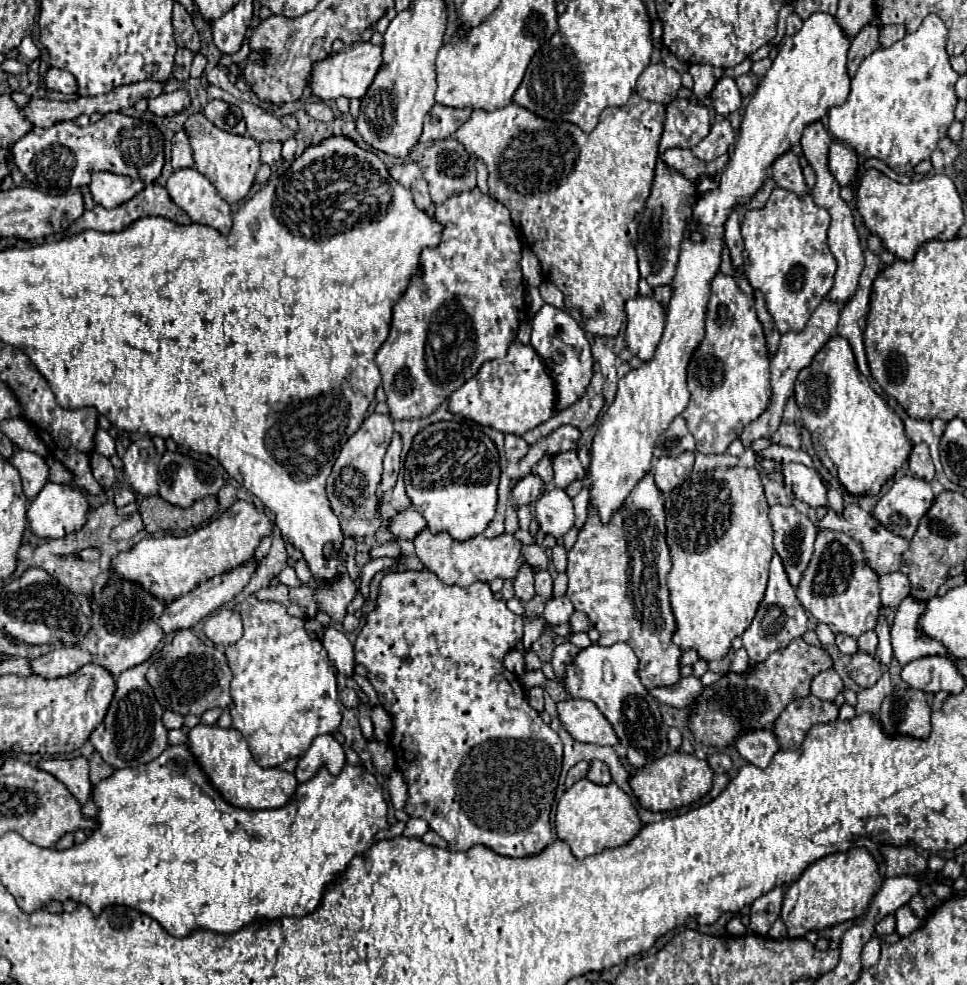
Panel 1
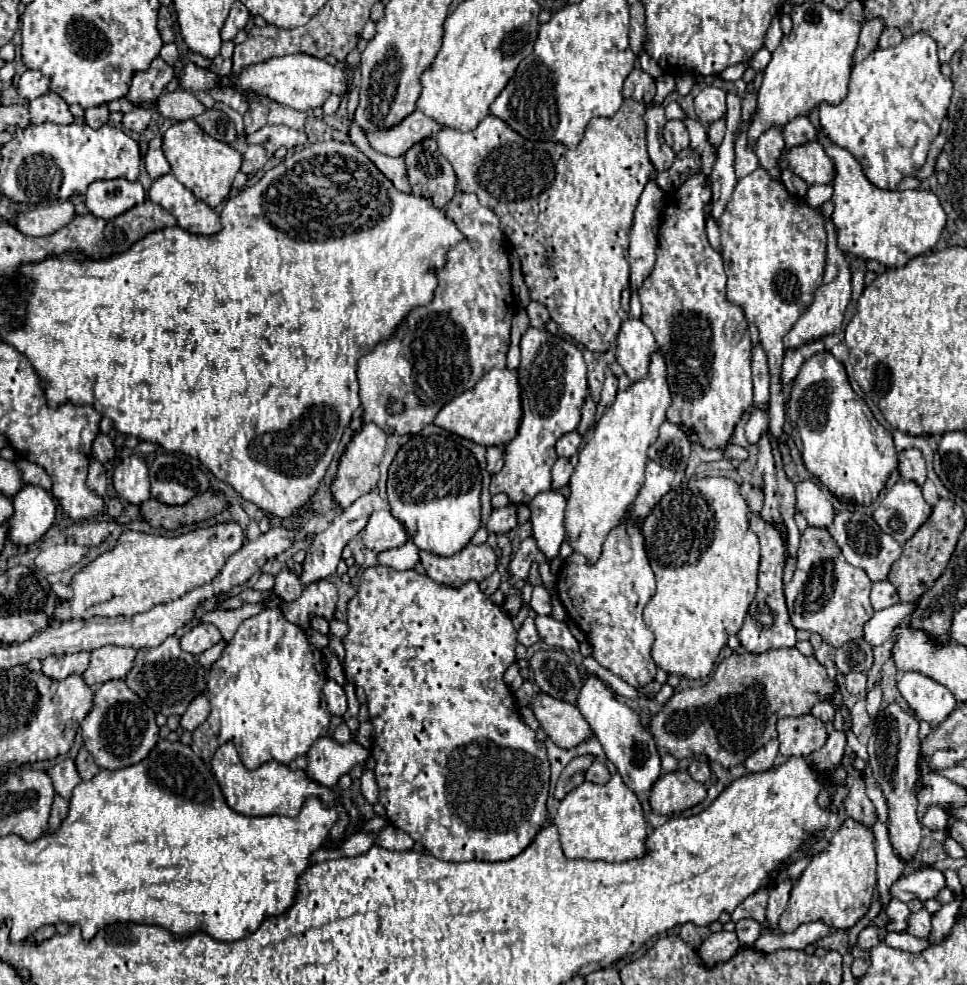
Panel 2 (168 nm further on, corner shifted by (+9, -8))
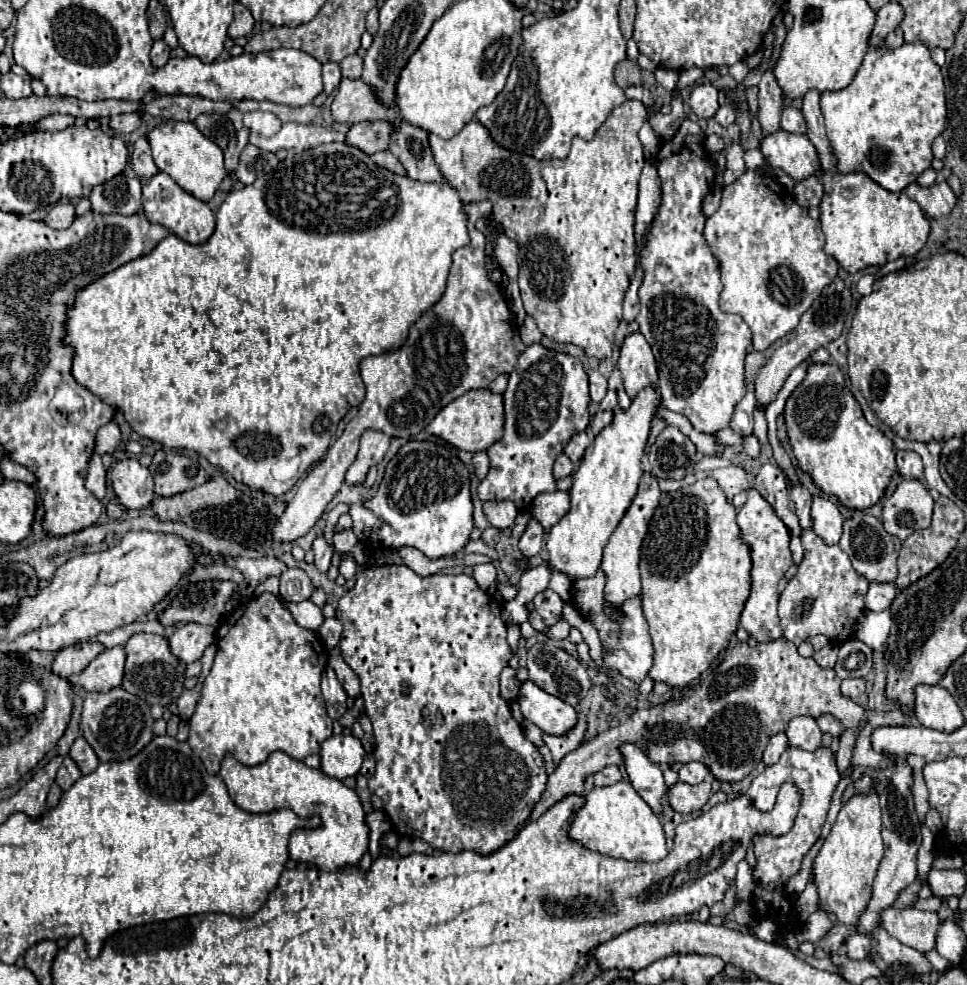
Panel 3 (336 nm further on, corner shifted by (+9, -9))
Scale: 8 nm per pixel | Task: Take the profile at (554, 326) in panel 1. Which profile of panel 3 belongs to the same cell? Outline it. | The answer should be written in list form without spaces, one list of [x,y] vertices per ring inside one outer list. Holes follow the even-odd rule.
[[[542,344],[528,346],[508,378],[508,388],[504,392],[504,434],[498,442],[494,442],[486,452],[490,456],[490,470],[486,478],[478,484],[478,498],[486,500],[512,500],[520,512],[530,512],[534,498],[542,492],[554,492],[556,480],[552,476],[554,460],[564,452],[568,440],[586,430],[590,422],[588,412],[590,396],[588,396],[588,376],[584,372],[584,364],[568,354],[558,354]]]

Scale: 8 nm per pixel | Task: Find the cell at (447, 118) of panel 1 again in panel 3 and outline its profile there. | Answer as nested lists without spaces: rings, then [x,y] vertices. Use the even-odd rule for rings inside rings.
[[[358,122],[350,126],[346,144],[360,148],[368,156],[378,150],[386,150],[390,144],[390,126],[386,126],[386,122]]]

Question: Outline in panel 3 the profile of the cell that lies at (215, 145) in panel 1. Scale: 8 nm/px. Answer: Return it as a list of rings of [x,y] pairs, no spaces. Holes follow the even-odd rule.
[[[166,120],[158,124],[146,138],[150,142],[152,158],[158,170],[170,174],[180,188],[184,188],[188,194],[192,194],[202,202],[208,202],[214,196],[222,178],[226,176],[222,150],[214,142],[204,138],[202,132],[192,122]]]

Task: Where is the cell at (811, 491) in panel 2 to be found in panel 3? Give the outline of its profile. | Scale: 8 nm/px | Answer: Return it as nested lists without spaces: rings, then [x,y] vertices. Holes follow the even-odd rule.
[[[816,496],[812,500],[812,530],[826,542],[826,544],[838,544],[842,536],[842,514],[834,502],[828,498]]]

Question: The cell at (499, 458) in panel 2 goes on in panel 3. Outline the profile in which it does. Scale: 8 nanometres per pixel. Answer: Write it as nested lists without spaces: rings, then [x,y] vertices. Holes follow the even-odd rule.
[[[476,452],[472,456],[472,464],[474,464],[474,474],[478,476],[478,480],[482,480],[488,474],[488,468],[490,468],[488,454],[486,452]]]

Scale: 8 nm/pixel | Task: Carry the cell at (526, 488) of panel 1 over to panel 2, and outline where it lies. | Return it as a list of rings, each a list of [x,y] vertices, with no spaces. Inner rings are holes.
[[[510,503],[506,507],[500,507],[500,509],[492,511],[492,517],[488,521],[488,531],[492,531],[492,533],[508,533],[516,525],[518,525],[518,521],[516,521],[516,505]]]

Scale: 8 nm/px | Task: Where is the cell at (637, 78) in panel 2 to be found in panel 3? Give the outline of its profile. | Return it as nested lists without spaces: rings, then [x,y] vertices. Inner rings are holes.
[[[624,58],[622,62],[618,62],[618,66],[616,66],[616,70],[614,70],[614,76],[616,76],[616,82],[618,82],[620,88],[642,84],[640,66],[638,66],[636,62],[630,62],[628,58]]]

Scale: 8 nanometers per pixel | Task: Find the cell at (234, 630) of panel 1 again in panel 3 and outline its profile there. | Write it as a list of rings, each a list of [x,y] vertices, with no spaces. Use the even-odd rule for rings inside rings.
[[[184,624],[178,626],[178,630],[168,638],[172,654],[184,662],[196,662],[204,648],[216,640],[216,628],[214,626],[202,626],[202,624]]]

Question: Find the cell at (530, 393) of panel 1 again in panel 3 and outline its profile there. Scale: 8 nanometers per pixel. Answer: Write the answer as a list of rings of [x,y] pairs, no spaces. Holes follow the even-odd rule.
[[[470,390],[444,406],[426,426],[426,432],[466,452],[486,450],[502,436],[502,396],[492,394],[490,390]]]

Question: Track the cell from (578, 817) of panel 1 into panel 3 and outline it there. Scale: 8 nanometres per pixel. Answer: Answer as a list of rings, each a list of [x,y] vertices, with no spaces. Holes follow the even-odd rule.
[[[628,780],[604,788],[592,788],[586,794],[586,798],[588,802],[574,818],[574,824],[570,828],[570,838],[582,842],[590,850],[596,850],[612,858],[644,860],[644,862],[658,862],[666,858],[670,848],[660,818],[640,798],[640,794],[632,788]]]

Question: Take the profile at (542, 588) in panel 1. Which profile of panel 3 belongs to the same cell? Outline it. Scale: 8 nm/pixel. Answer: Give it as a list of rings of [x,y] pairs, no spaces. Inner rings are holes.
[[[548,588],[548,590],[540,592],[540,594],[534,598],[534,608],[536,608],[536,612],[542,616],[544,624],[546,624],[546,626],[552,626],[552,624],[556,624],[556,622],[562,620],[564,600],[562,600],[556,592],[552,592],[552,590]]]

